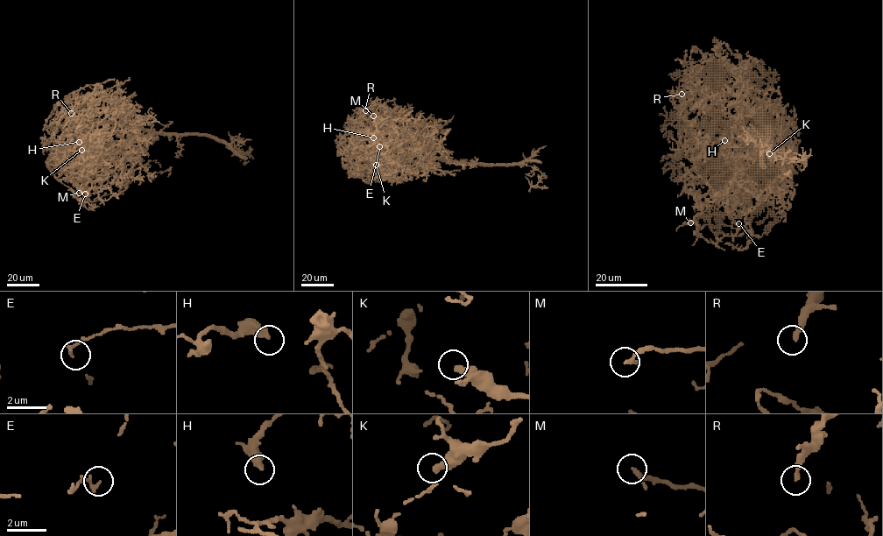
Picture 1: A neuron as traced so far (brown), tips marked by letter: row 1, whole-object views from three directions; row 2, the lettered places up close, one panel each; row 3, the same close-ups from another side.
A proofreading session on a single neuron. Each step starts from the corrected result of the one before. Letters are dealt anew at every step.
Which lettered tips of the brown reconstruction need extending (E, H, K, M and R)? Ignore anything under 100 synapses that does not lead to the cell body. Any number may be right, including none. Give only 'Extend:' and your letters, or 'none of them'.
Extend: none of them

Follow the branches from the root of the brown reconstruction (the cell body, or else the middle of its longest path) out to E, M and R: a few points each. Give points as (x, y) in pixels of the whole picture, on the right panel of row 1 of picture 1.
E: (759, 128), (758, 149), (738, 164), (734, 181), (709, 211), (709, 216), (727, 212), (738, 223)
M: (759, 128), (758, 149), (738, 164), (732, 184), (706, 201), (701, 215), (690, 222)
R: (759, 128), (752, 111), (722, 82), (721, 71), (716, 78), (707, 70), (696, 74), (681, 94)

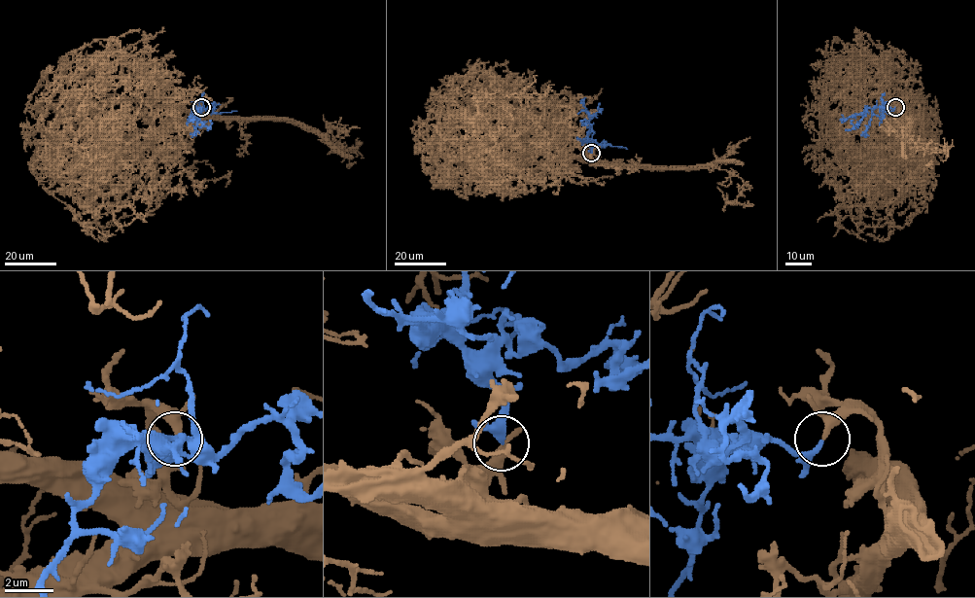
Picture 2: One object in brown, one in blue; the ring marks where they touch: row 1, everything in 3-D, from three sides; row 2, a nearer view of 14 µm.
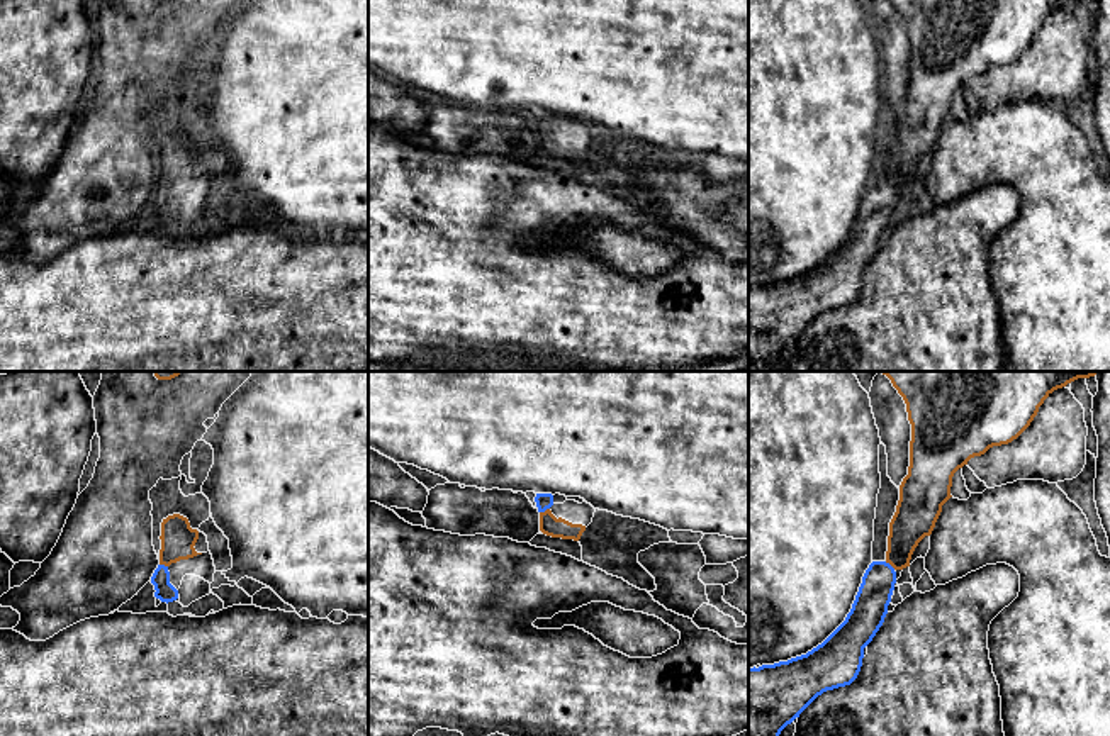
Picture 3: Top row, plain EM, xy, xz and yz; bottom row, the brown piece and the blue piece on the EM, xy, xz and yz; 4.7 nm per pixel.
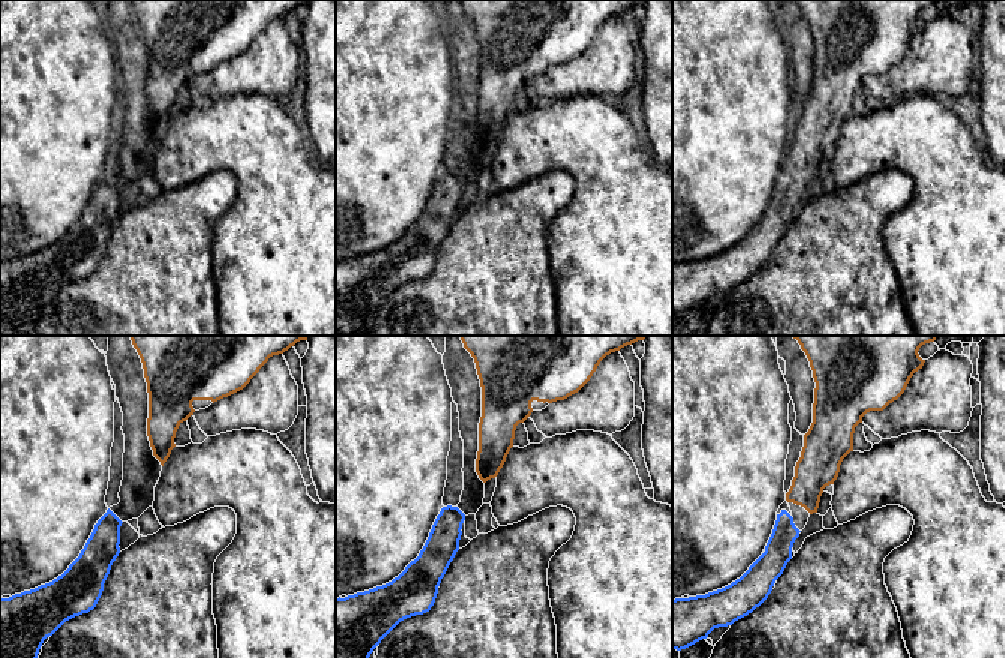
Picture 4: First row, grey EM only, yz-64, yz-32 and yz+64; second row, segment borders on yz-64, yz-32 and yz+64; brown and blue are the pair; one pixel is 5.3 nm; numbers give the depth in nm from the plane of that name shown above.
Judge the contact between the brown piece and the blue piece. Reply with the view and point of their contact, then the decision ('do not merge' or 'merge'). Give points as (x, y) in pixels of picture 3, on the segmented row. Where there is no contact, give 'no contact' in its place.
xz (545, 511) | merge

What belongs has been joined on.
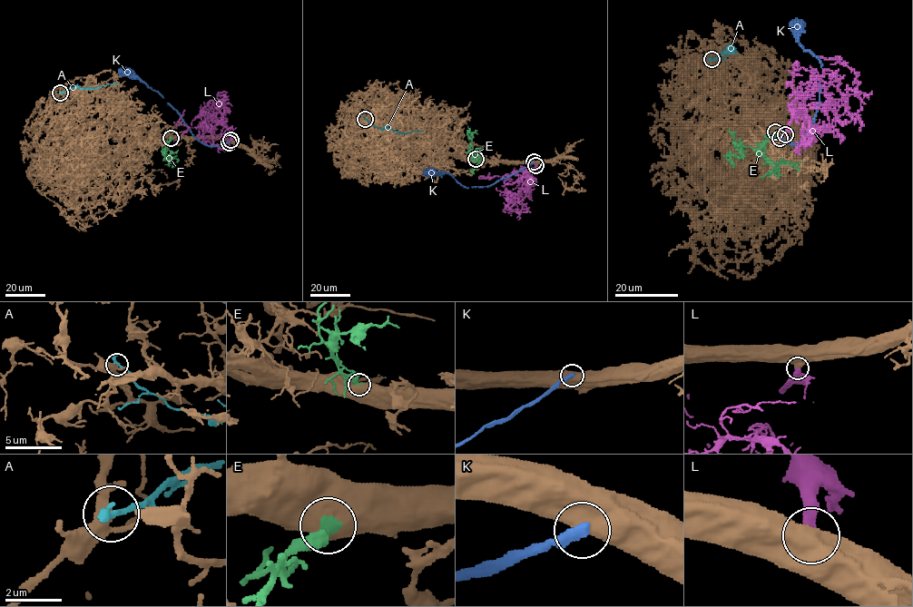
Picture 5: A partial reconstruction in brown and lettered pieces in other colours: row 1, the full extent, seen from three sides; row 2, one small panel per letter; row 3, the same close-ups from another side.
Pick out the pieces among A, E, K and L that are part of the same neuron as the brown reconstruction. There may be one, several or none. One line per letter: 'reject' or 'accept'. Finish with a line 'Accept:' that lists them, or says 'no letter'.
A: reject
E: accept
K: reject
L: accept
Accept: E, L

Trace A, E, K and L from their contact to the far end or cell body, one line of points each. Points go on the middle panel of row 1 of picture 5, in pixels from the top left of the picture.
A: (365, 119), (375, 126), (388, 127), (402, 133), (423, 131)
E: (476, 158), (471, 151), (475, 150), (479, 157), (478, 161), (479, 151)
K: (534, 161), (486, 187), (464, 187), (446, 172), (423, 171)
L: (535, 165), (527, 172), (513, 202), (520, 210), (523, 209), (522, 200), (531, 187)

